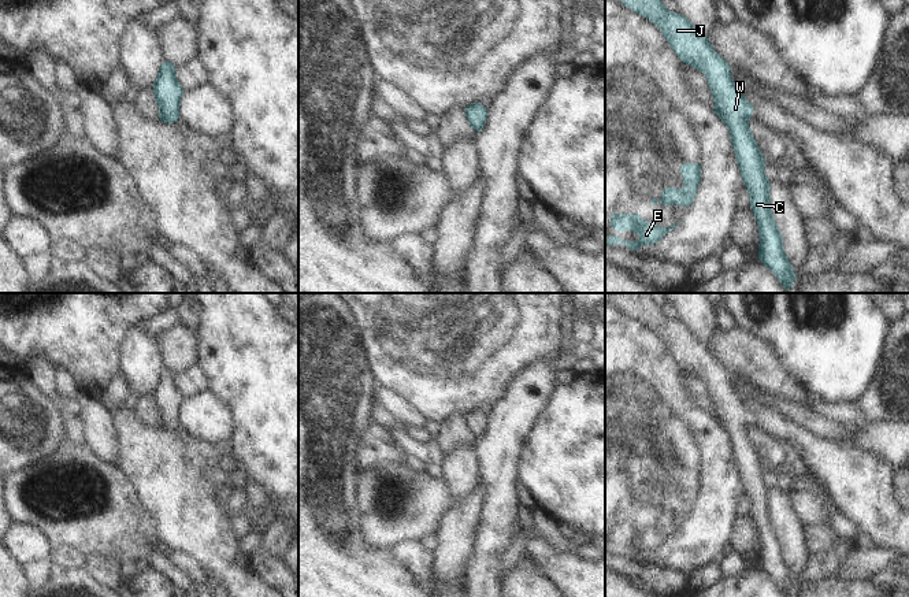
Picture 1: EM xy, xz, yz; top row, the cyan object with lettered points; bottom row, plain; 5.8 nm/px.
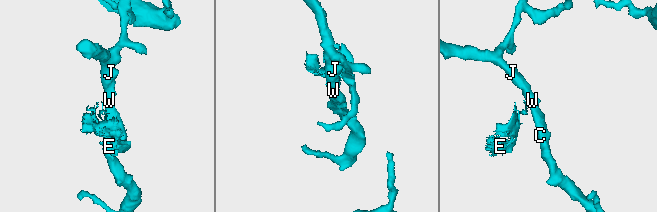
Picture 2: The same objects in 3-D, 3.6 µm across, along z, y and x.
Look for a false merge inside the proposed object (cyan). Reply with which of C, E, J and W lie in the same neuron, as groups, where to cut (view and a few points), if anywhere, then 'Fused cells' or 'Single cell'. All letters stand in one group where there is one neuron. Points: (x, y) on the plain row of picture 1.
Groups: C J W / E. Split along yz (719, 418), (720, 423). Fused cells

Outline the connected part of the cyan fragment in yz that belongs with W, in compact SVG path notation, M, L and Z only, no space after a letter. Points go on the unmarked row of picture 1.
M605 293L605 301L616 303L624 312L656 330L680 368L706 382L716 415L731 440L742 486L750 498L750 516L760 538L758 567L790 597L797 582L783 557L783 545L772 523L771 489L764 479L767 466L758 457L747 431L754 415L732 389L730 371L713 357L709 346L687 325L668 319L652 293Z

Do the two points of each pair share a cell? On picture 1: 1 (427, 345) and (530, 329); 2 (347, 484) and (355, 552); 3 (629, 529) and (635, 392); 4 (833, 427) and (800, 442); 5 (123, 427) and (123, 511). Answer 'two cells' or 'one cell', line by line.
1: one cell
2: one cell
3: one cell
4: two cells
5: two cells

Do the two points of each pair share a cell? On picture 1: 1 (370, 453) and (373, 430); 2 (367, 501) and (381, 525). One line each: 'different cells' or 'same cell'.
1: same cell
2: same cell

